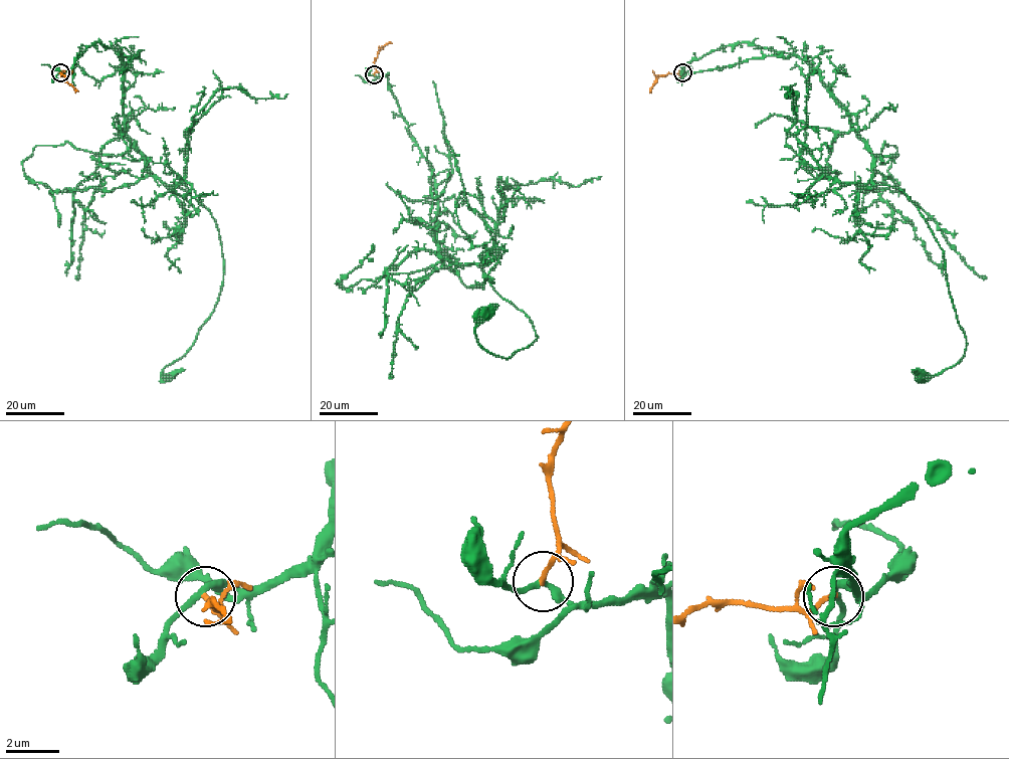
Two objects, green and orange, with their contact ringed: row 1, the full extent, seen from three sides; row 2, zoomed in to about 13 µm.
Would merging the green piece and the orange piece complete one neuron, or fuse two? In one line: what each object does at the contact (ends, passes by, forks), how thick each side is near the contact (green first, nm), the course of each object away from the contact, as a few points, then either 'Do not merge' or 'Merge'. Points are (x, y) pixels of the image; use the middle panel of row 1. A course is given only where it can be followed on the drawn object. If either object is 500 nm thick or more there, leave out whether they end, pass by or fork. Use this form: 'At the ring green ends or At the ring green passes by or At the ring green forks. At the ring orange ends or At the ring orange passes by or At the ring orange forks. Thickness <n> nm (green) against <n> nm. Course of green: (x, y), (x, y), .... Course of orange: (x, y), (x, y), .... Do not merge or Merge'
At the ring green passes by. At the ring orange ends. Thickness 240 nm (green) against 180 nm. Course of green: (374, 74), (387, 77), (434, 178), (437, 249), (480, 268), (537, 338), (495, 356), (474, 329), (485, 313). Course of orange: (374, 74), (377, 51), (389, 42). Do not merge

